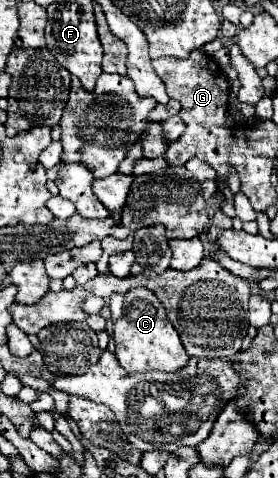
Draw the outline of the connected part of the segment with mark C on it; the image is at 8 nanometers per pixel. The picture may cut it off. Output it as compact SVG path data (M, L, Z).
M146 287L130 289L124 295L124 315L114 325L114 341L116 341L116 357L128 373L176 371L184 367L190 359L190 355L182 347L176 329L170 325L166 317L164 305Z

